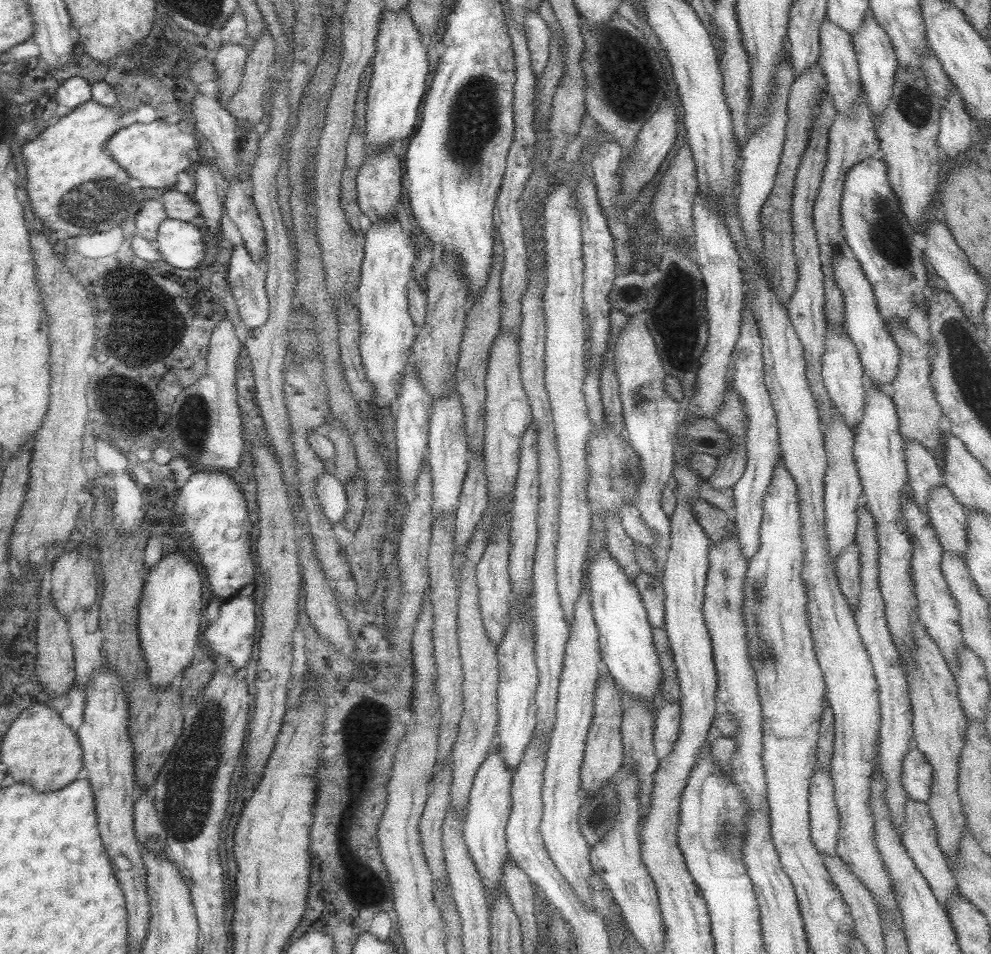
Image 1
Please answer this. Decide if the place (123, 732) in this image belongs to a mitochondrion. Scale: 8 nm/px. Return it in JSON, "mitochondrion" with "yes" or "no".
{"mitochondrion":"no"}

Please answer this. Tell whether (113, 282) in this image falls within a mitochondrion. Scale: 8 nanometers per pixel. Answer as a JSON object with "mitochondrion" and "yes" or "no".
{"mitochondrion":"no"}

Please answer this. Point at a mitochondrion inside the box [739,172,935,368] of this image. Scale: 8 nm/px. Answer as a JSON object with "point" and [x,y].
{"point":[890,243]}

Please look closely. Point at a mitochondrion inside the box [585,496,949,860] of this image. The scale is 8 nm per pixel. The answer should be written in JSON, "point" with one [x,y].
{"point":[760,597]}

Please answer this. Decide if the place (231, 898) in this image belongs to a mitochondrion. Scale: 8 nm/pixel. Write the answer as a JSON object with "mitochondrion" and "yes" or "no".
{"mitochondrion":"no"}

